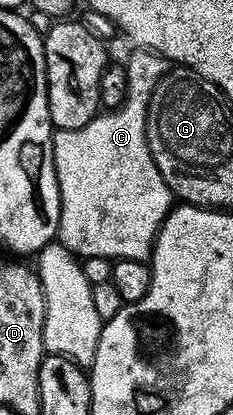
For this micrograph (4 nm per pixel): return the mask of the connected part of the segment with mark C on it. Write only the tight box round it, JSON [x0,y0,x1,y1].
[53,47,173,261]

